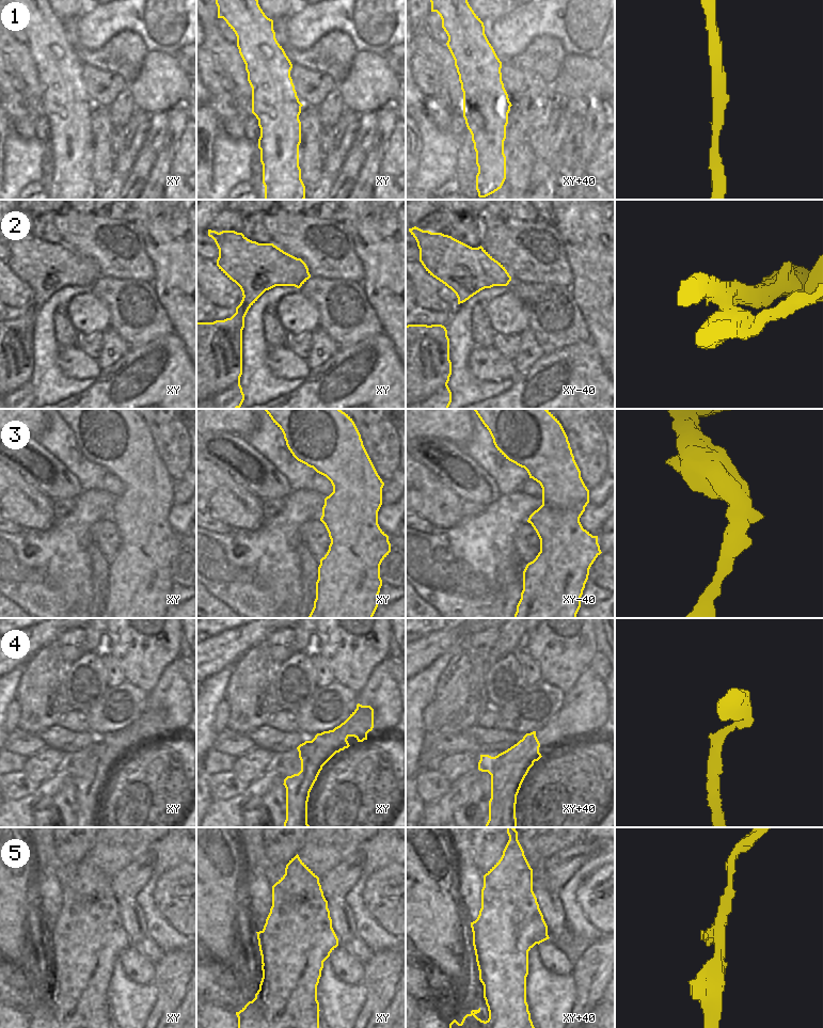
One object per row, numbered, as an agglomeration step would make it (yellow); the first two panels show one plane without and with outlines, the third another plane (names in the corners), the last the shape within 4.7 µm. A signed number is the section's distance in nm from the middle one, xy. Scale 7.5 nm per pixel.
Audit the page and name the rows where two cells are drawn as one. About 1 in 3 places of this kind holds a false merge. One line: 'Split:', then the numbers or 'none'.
Split: 2

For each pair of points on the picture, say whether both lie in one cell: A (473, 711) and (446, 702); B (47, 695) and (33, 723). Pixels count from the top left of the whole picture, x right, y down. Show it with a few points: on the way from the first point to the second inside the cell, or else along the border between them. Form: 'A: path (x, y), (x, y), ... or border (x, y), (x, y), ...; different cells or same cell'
A: path (467, 705), (464, 702), (453, 702); same cell
B: path (43, 701), (34, 716); same cell

